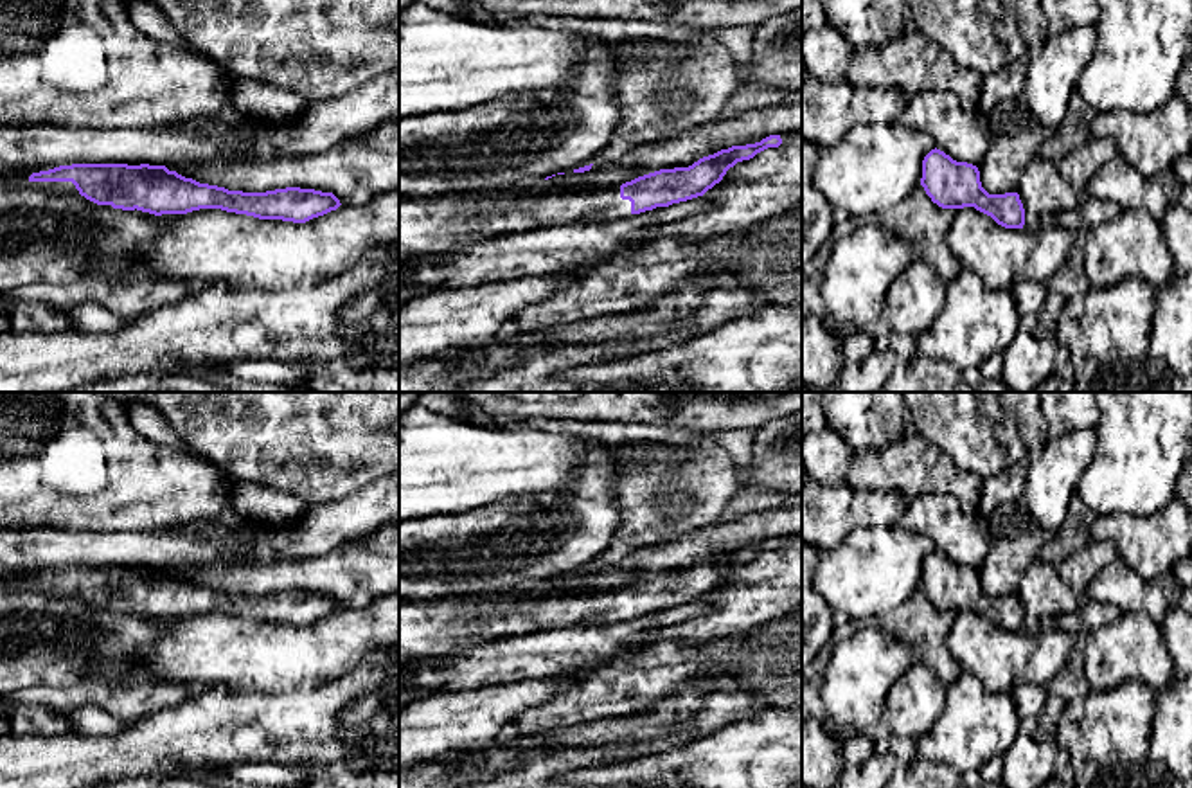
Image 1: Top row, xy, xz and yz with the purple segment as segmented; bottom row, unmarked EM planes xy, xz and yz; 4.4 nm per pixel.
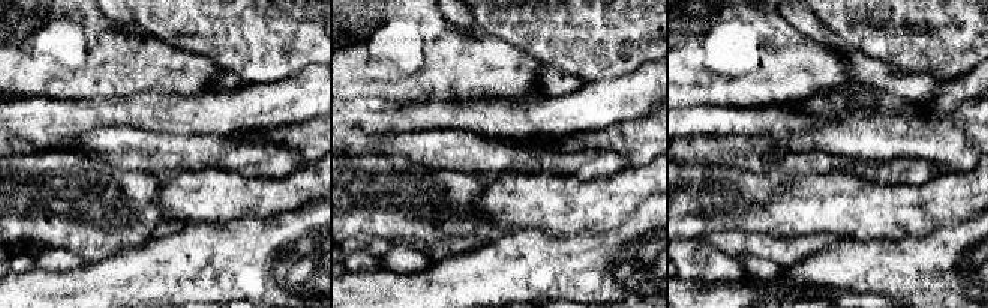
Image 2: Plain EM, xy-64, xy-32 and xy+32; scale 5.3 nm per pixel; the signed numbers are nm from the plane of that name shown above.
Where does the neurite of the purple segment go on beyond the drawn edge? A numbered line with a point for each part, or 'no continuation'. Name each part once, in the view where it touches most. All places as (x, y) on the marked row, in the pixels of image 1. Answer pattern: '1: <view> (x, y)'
1: xy (60, 188)

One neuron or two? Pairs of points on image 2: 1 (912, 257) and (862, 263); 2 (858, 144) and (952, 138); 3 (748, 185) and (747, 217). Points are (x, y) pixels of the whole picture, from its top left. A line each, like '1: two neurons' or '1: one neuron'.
1: one neuron
2: one neuron
3: two neurons

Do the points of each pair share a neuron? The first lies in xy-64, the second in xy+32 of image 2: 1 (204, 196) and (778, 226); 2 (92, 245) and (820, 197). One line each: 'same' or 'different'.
1: same
2: different

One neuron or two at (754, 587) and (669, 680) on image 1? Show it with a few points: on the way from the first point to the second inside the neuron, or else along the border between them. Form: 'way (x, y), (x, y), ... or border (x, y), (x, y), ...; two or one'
border (745, 632), (698, 644), (662, 641); two

